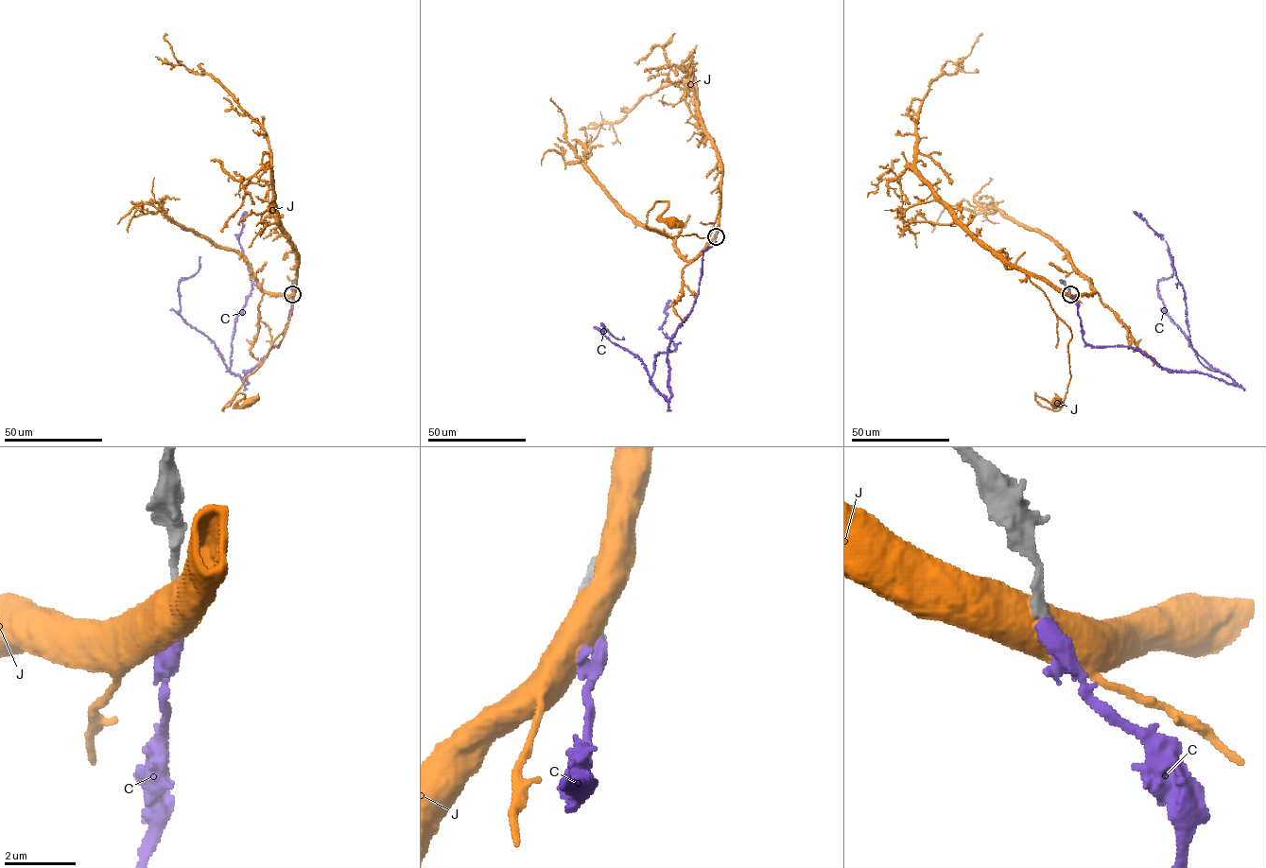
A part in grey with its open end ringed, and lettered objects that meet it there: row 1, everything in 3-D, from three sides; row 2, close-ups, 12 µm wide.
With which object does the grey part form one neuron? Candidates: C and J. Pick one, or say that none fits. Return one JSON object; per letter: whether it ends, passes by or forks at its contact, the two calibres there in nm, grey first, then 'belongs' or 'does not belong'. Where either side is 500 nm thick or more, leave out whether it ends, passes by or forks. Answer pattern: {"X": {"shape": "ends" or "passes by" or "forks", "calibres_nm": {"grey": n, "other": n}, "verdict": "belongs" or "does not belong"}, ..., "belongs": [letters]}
{"C": {"shape": "ends", "calibres_nm": {"grey": 280, "other": 420}, "verdict": "belongs"}, "J": {"calibres_nm": {"grey": 320, "other": 750}, "verdict": "does not belong"}, "belongs": ["C"]}

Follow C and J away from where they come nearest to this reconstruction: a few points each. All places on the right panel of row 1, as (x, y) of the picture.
C: (1070, 294), (1086, 344), (1129, 346), (1163, 368), (1232, 384), (1189, 345), (1169, 247), (1134, 211)
J: (1069, 294), (1029, 276), (1070, 330), (1063, 405), (1043, 407), (1035, 394), (1055, 402)

